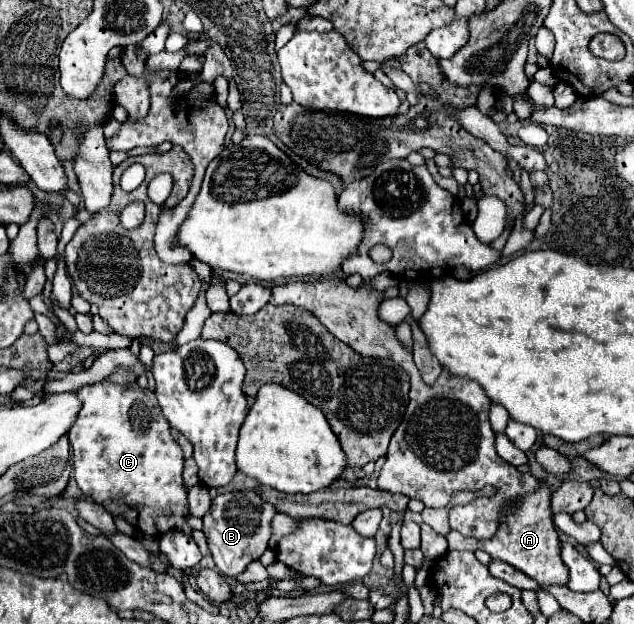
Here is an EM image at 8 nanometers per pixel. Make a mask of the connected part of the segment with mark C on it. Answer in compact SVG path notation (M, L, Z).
M103 380L101 384L83 386L81 390L77 390L77 396L83 400L83 408L69 432L69 440L73 448L73 478L79 490L93 498L97 504L105 506L111 516L125 518L143 534L155 538L173 530L191 534L193 528L185 520L185 516L189 514L189 506L187 488L183 486L183 452L173 440L169 422L161 414L159 402L153 392L141 390L137 384L131 384L131 388L123 388L119 384Z

